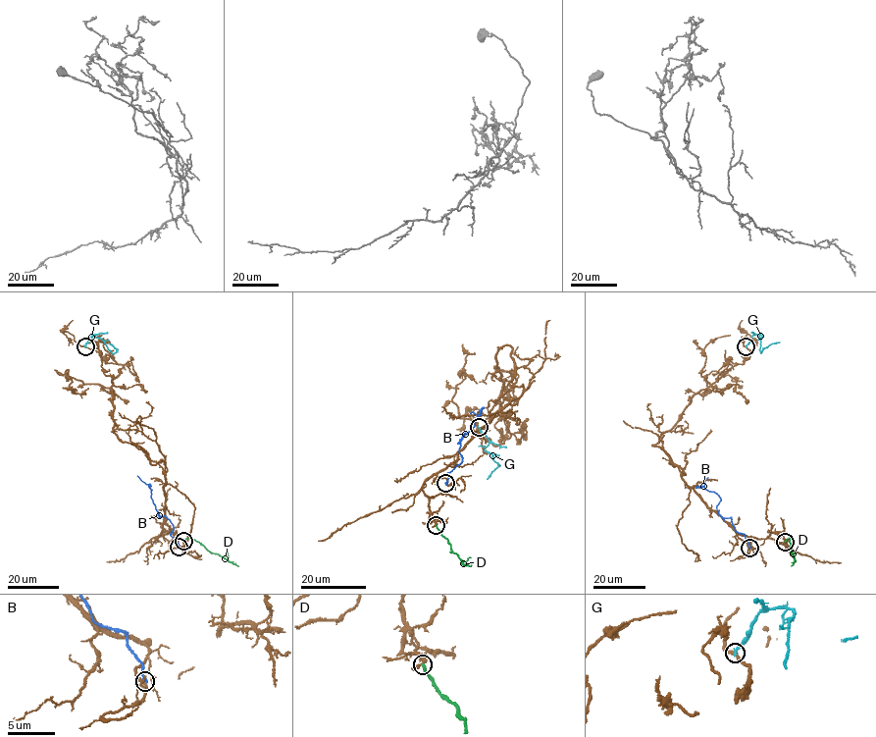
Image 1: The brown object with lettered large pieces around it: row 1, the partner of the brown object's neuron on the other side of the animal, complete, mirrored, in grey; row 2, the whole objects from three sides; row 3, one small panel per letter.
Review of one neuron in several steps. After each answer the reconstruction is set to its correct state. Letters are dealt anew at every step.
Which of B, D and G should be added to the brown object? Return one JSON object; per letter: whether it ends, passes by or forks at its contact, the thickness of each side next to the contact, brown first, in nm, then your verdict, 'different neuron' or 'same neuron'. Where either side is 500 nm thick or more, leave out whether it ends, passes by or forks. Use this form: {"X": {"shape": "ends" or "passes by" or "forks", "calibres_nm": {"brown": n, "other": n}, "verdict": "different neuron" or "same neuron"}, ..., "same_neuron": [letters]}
{"B": {"shape": "ends", "calibres_nm": {"brown": 220, "other": 260}, "verdict": "different neuron"}, "D": {"shape": "ends", "calibres_nm": {"brown": 180, "other": 240}, "verdict": "different neuron"}, "G": {"shape": "ends", "calibres_nm": {"brown": 220, "other": 280}, "verdict": "different neuron"}, "same_neuron": []}

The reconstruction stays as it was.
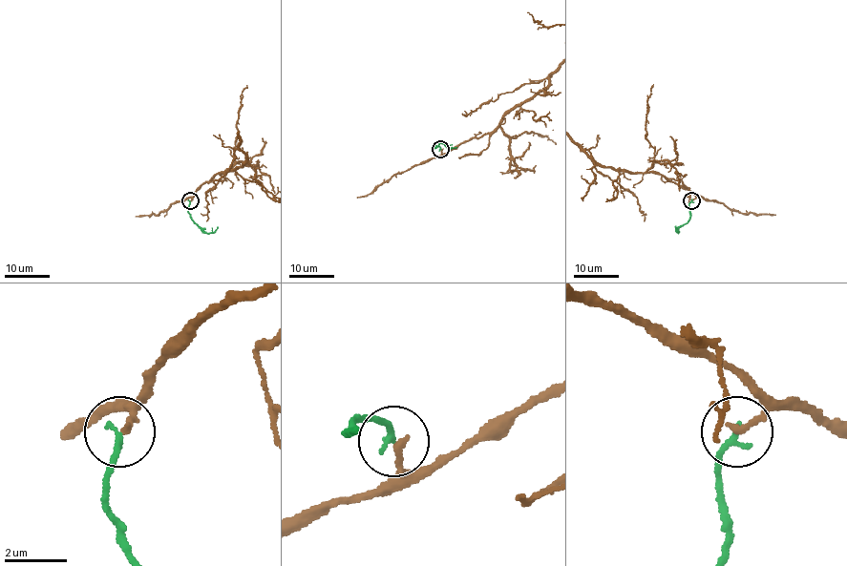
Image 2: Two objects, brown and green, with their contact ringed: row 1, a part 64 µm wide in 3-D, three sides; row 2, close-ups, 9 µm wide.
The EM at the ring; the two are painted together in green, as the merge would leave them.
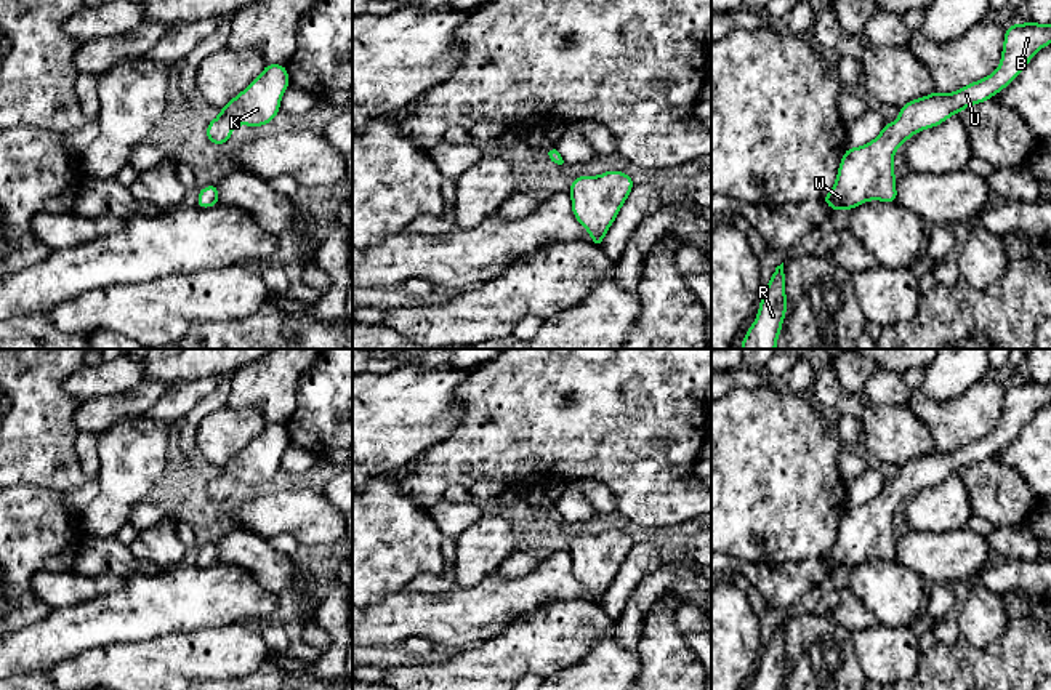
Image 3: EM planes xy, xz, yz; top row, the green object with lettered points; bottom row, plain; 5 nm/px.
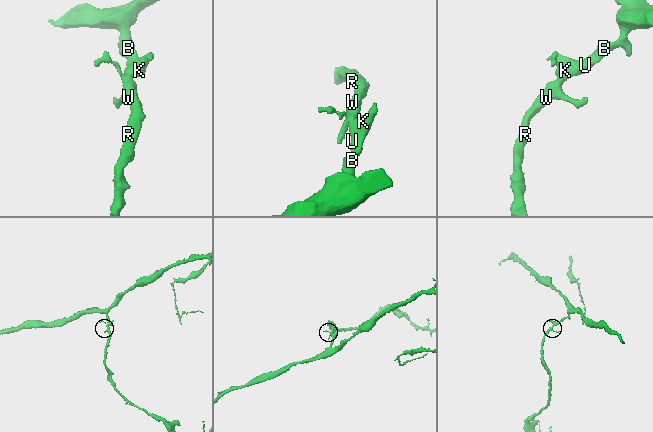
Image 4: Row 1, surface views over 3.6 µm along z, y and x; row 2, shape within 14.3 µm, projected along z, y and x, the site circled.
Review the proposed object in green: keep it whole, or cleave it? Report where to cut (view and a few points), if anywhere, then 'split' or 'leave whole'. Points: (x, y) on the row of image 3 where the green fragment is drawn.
cut none; leave whole

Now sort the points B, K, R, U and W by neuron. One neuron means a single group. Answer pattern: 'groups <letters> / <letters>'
groups B K R U W

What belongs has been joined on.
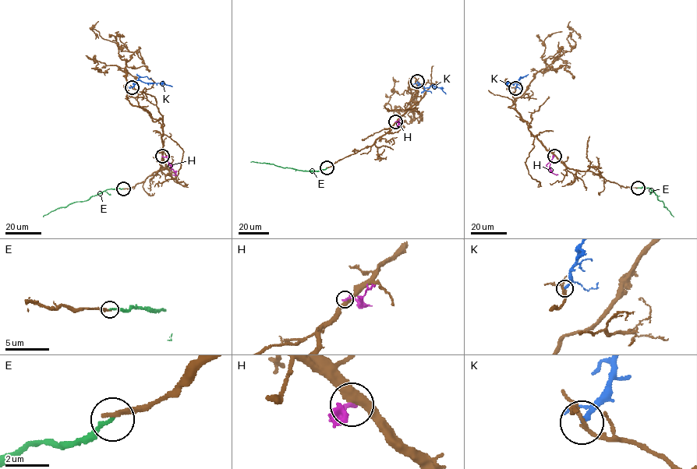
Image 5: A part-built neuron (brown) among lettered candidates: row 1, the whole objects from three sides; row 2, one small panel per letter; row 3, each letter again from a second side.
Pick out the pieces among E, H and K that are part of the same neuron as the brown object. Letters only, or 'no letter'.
E

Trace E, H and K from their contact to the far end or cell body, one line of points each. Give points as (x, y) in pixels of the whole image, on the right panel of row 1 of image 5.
E: (638, 188), (650, 188), (674, 216)
H: (554, 156), (550, 167), (552, 172), (557, 174)
K: (515, 88), (518, 80), (507, 83), (511, 86)

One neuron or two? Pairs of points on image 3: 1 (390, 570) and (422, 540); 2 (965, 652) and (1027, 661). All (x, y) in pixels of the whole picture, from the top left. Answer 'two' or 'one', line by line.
1: one
2: one

